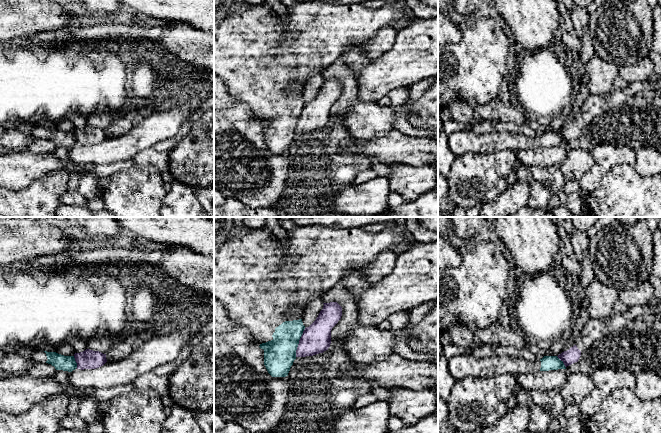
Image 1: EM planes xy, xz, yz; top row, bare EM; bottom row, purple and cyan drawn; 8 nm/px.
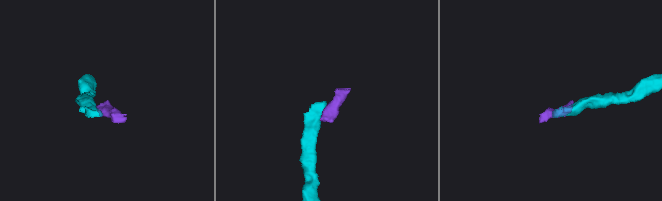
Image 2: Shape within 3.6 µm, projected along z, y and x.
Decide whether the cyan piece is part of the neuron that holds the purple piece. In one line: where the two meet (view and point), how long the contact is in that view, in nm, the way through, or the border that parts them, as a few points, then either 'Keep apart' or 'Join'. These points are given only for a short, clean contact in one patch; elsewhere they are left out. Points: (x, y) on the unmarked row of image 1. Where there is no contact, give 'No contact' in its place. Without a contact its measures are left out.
Touches purple at xz (299, 118). Shared border 240 nm. Boundary: xz (305, 104), (299, 116), (295, 132). Keep apart

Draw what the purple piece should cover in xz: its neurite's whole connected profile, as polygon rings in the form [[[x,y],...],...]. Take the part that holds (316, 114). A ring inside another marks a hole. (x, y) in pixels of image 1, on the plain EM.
[[[337,78],[323,79],[316,96],[303,107],[296,126],[296,133],[313,132],[328,126],[331,106],[342,92],[342,83]]]

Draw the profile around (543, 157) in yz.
[[[565,145],[517,151],[517,160],[525,167],[547,168],[561,165],[567,157]]]

